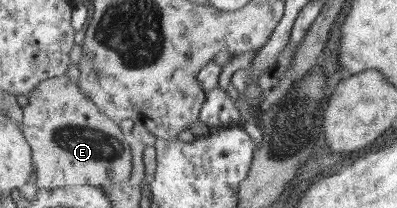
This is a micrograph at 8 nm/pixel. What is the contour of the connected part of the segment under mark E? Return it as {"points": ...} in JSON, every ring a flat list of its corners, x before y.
{"points":[[68,76,54,77,41,84,28,95,29,103,23,108,22,128,33,147,37,187,56,189,68,186,107,185,109,182,128,181,133,176,131,135,123,132,121,124,104,113,99,105,84,95,77,82]]}

